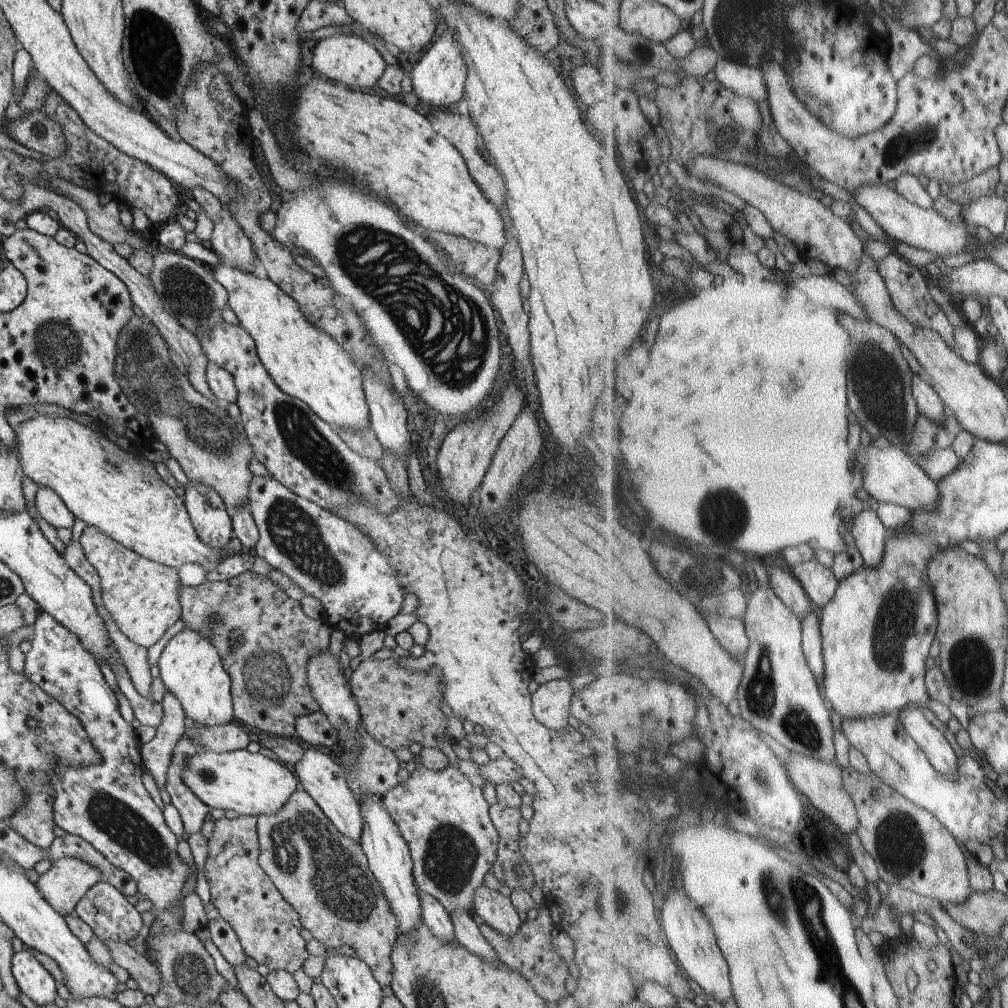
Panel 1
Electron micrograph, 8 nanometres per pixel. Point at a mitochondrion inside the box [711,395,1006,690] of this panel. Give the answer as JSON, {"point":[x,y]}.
{"point":[897,620]}

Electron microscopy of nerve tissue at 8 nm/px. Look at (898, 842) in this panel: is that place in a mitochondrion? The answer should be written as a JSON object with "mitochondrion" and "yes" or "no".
{"mitochondrion":"yes"}

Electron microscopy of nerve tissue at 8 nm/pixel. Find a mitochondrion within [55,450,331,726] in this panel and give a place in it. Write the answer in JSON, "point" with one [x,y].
{"point":[266,674]}

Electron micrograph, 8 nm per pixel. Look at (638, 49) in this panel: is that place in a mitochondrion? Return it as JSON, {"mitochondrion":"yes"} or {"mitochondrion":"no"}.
{"mitochondrion":"yes"}

